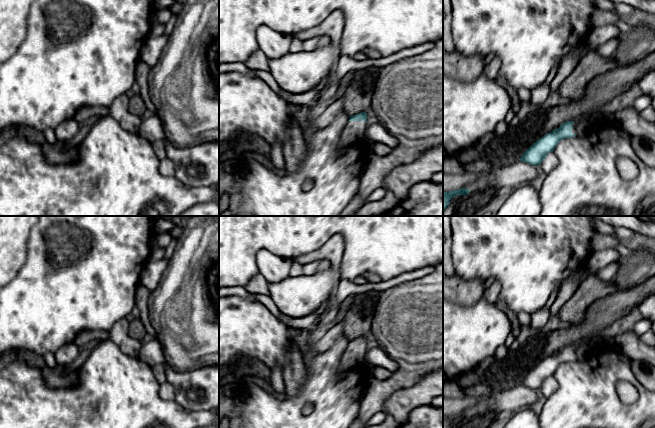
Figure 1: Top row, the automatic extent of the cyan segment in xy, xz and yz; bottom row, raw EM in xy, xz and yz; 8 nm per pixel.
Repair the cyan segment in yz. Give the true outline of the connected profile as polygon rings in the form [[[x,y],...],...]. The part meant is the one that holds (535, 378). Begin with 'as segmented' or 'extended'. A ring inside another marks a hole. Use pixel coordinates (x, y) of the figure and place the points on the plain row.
extended; [[[564,346],[558,353],[537,364],[519,384],[535,390],[540,389],[547,378],[553,376],[562,363],[576,360],[577,348],[578,346]]]

